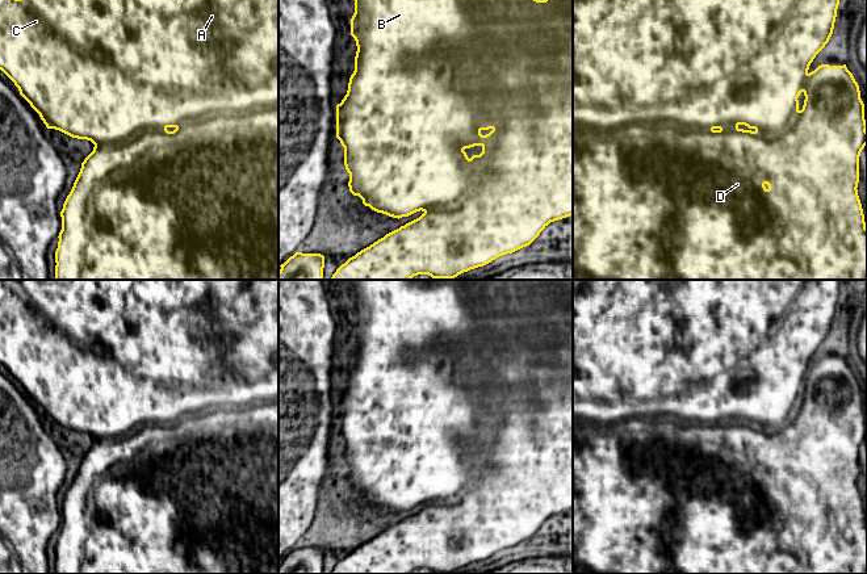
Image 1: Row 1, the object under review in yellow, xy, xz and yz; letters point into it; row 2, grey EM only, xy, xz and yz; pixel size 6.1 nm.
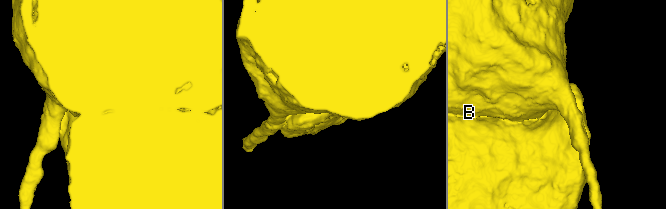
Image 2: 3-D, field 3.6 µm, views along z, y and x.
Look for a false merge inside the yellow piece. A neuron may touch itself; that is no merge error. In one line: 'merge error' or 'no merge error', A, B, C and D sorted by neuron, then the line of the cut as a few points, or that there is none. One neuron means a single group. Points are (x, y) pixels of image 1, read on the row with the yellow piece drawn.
merge error; A B C / D; cut in xz along (448, 0), (451, 180)

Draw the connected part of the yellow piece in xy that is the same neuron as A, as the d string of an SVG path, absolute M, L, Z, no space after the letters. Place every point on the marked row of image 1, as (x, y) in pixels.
M0 0L0 70L1 70L1 71L3 71L3 72L4 72L4 74L5 74L5 75L7 75L7 76L8 76L8 77L9 77L9 79L11 79L11 80L12 80L12 81L13 81L13 83L14 83L14 85L16 85L16 87L17 87L17 88L18 88L18 91L20 91L20 95L21 95L21 96L22 96L22 97L24 97L24 99L25 99L25 100L26 100L26 101L28 101L28 102L29 102L29 104L30 104L30 106L32 106L32 108L33 108L33 109L34 109L34 110L35 110L35 112L37 112L37 113L38 113L38 114L39 114L39 117L41 117L41 120L42 120L42 121L43 121L43 123L45 123L45 125L46 125L46 127L47 127L47 129L55 129L55 130L59 130L59 131L62 131L62 133L64 133L64 134L67 134L67 135L70 135L70 137L72 137L72 138L78 138L78 139L87 139L87 141L91 141L91 142L92 142L92 143L93 143L93 144L95 144L95 146L96 146L96 144L105 144L105 143L116 143L116 142L123 142L123 141L126 141L126 139L130 139L130 138L133 138L133 137L135 137L135 135L138 135L138 134L141 134L141 133L143 133L143 131L155 131L155 130L158 130L158 129L160 129L160 127L162 127L162 126L163 126L163 123L162 123L162 121L160 121L160 120L159 120L159 118L158 118L158 117L156 117L156 112L158 112L158 110L159 110L159 109L162 109L162 110L163 110L163 120L166 120L166 121L167 121L167 122L168 122L168 125L167 125L167 127L177 127L177 126L180 126L180 125L181 125L181 123L183 123L183 122L189 122L189 121L194 121L194 120L198 120L198 118L201 118L201 117L202 117L202 116L204 116L204 114L205 114L205 113L206 113L206 112L221 112L221 110L225 110L225 109L233 109L233 110L235 110L235 112L244 112L244 110L247 110L247 109L250 109L250 108L252 108L252 106L278 106L278 0Z

